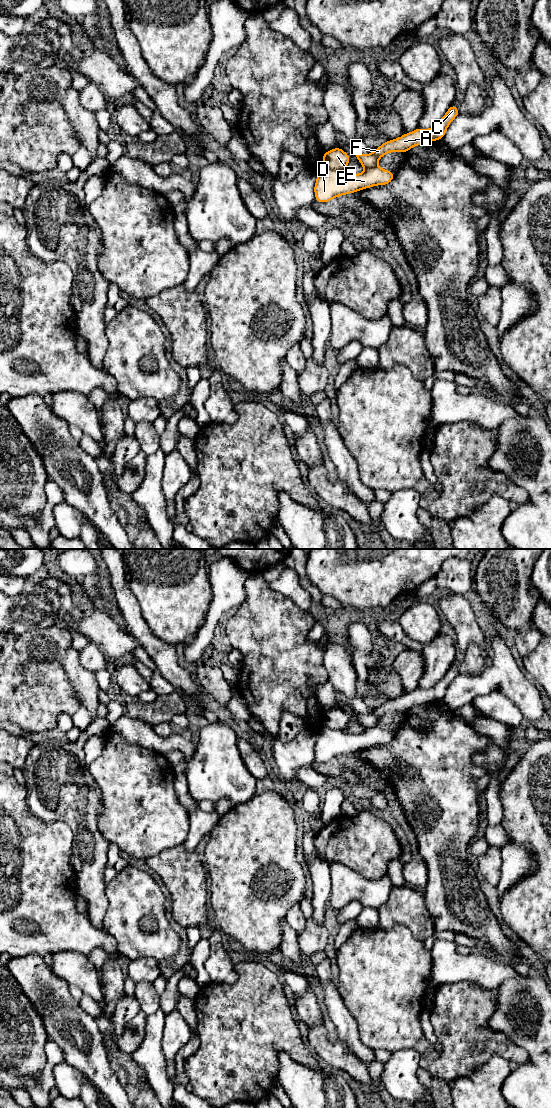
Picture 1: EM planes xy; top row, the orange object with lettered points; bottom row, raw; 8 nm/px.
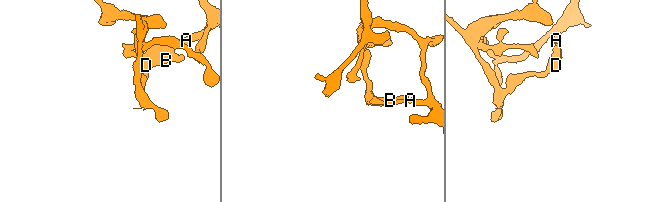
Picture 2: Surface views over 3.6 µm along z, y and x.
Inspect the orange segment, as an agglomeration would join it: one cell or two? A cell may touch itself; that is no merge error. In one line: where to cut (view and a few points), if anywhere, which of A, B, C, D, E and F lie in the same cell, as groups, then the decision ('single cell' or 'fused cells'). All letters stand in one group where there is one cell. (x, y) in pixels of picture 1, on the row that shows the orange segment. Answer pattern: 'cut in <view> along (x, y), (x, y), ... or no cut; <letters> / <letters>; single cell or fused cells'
cut in xy along (323, 165), (341, 171); A C E F / B D; fused cells

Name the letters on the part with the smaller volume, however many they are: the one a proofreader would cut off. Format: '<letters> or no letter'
B, D

